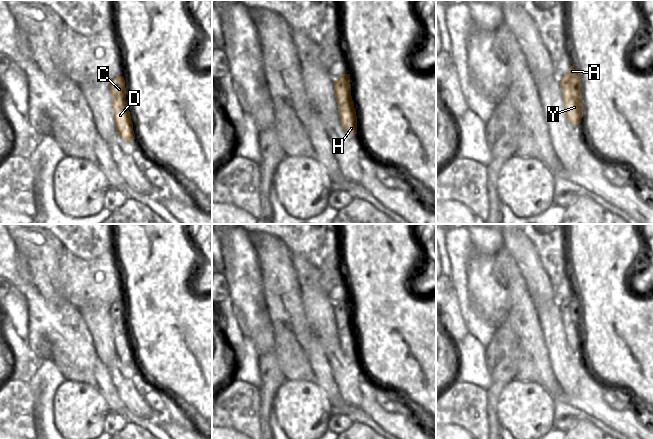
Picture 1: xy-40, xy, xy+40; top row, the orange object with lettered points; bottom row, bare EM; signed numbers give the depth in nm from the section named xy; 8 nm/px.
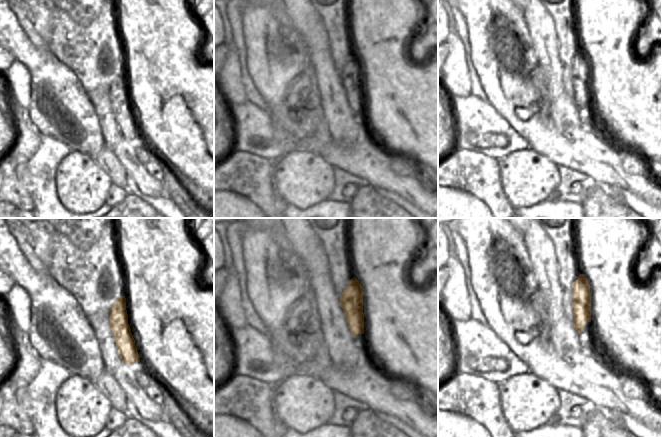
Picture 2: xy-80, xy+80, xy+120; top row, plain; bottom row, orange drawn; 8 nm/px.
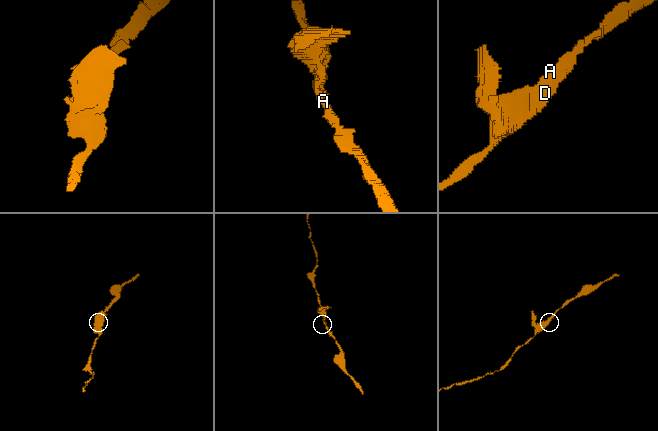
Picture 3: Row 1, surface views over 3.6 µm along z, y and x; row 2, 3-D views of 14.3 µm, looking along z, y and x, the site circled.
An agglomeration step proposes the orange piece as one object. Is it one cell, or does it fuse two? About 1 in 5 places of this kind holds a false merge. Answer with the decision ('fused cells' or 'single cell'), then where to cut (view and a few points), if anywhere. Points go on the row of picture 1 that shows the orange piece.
single cell; cut none

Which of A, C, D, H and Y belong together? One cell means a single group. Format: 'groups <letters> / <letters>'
groups A C D H Y

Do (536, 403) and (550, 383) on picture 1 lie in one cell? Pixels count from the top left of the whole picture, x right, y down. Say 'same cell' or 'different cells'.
different cells

